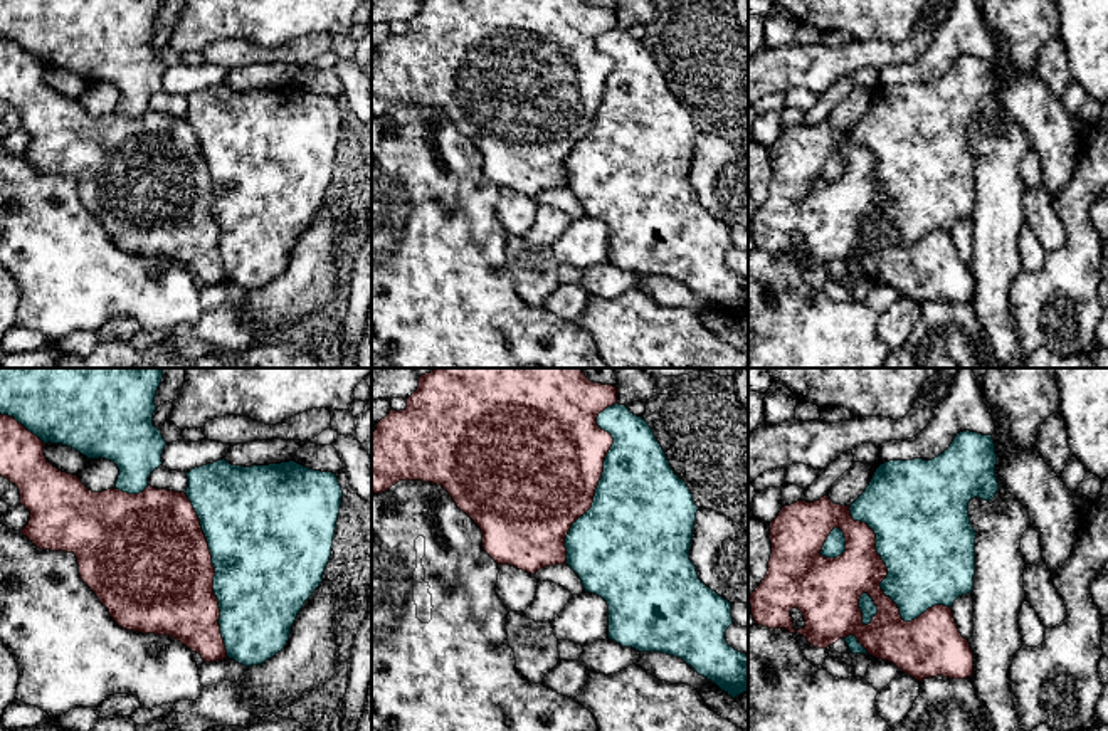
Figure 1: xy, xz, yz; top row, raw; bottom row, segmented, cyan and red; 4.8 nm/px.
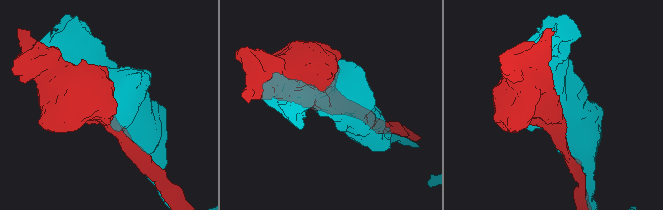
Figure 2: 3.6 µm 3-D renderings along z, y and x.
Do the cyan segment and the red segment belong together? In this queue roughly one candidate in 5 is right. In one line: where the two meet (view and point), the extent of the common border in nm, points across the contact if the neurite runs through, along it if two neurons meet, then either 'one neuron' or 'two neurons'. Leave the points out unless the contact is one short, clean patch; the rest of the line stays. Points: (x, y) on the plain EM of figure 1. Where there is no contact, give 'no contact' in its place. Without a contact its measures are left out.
xz (601, 103) | 800 nm | two neurons

